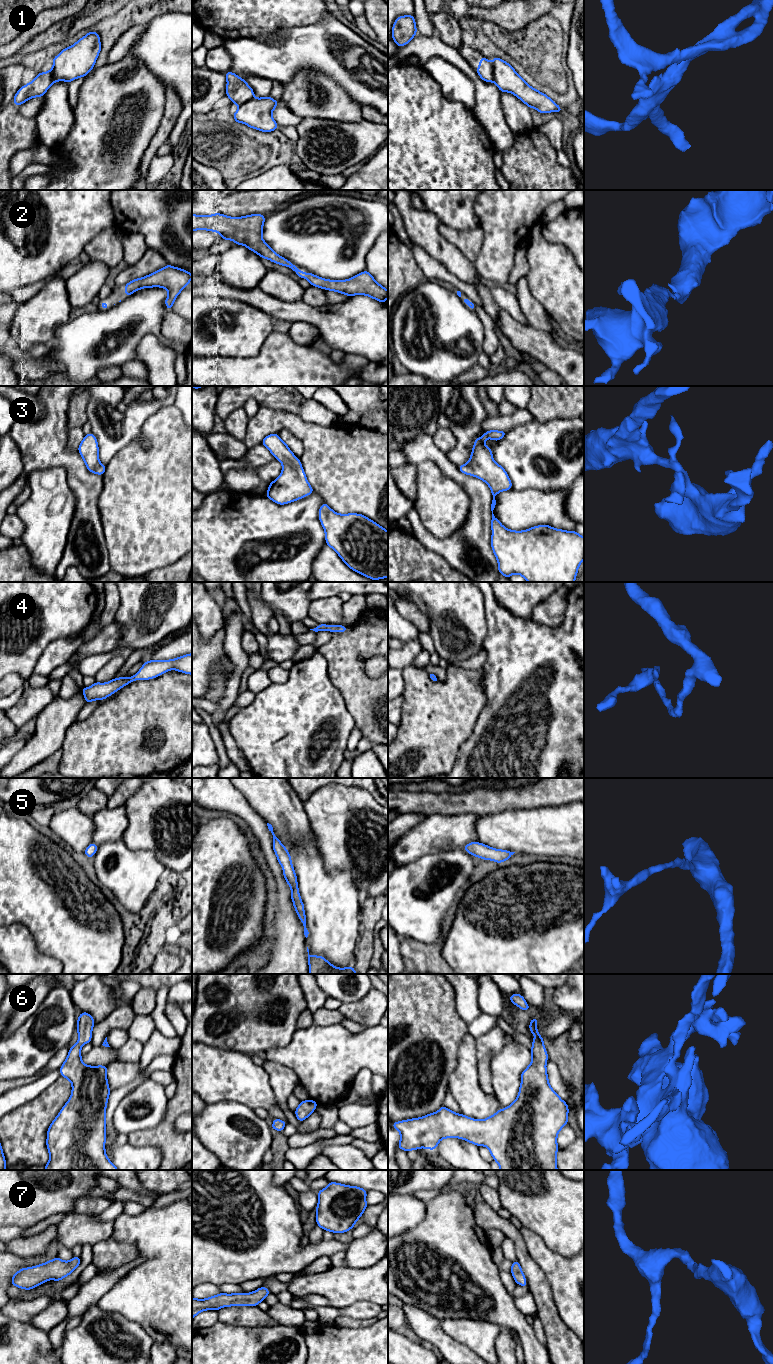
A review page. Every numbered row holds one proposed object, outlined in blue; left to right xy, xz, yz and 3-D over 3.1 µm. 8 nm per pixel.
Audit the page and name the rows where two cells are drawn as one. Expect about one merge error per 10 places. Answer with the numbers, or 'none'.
none

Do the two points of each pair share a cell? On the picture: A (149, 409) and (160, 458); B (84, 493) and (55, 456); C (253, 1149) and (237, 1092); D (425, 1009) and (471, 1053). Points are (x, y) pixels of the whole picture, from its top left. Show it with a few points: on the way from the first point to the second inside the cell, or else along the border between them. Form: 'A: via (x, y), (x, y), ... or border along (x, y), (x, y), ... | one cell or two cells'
A: border along (172, 404), (161, 407), (145, 421), (142, 437) | two cells
B: via (82, 483), (77, 473), (65, 461) | one cell
C: border along (216, 1102), (235, 1100), (244, 1103), (253, 1110) | two cells
D: border along (467, 1032), (461, 1043), (456, 1065) | two cells

